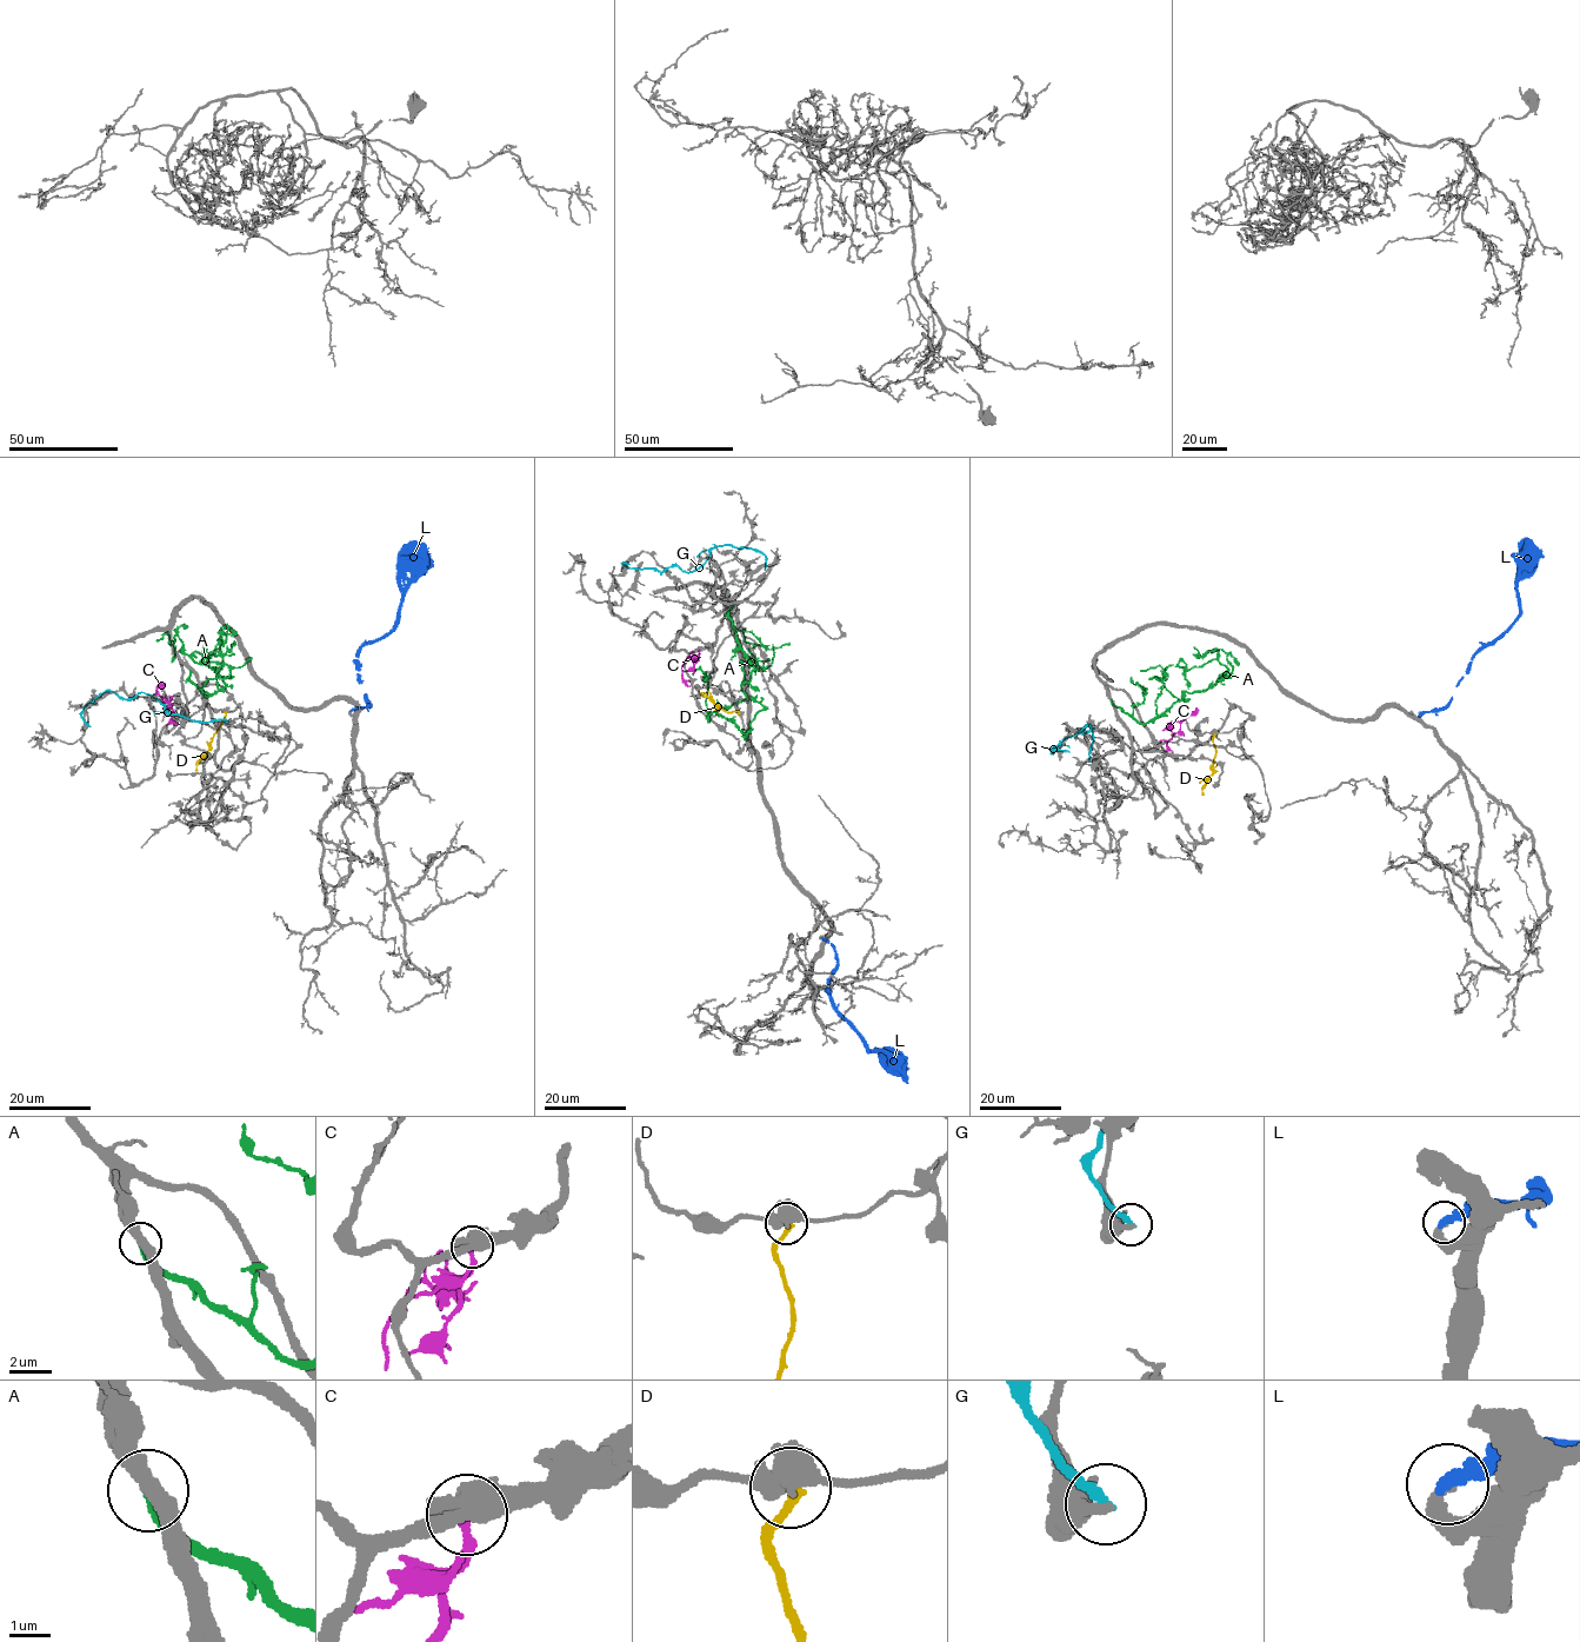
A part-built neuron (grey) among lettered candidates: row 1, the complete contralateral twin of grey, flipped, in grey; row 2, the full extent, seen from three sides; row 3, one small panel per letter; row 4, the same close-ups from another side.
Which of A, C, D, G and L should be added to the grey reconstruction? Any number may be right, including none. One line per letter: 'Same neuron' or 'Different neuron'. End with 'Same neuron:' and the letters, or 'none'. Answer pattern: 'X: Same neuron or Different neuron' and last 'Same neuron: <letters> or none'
A: Different neuron
C: Different neuron
D: Different neuron
G: Different neuron
L: Same neuron
Same neuron: L

